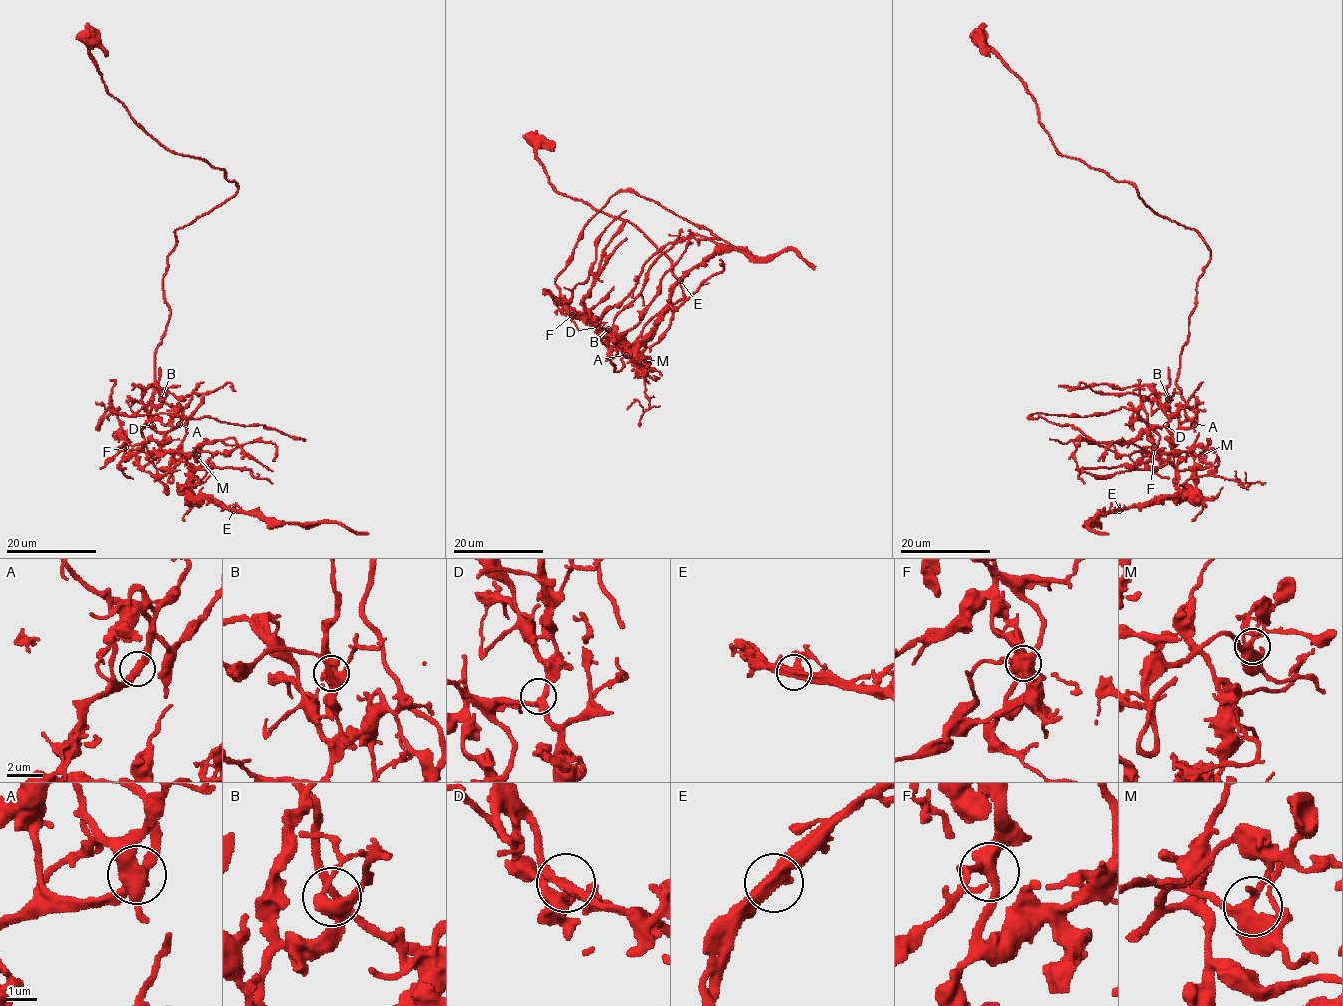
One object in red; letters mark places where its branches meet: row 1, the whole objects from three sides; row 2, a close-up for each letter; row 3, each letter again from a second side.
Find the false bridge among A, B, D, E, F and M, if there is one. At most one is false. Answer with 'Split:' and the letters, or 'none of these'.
Split: E

